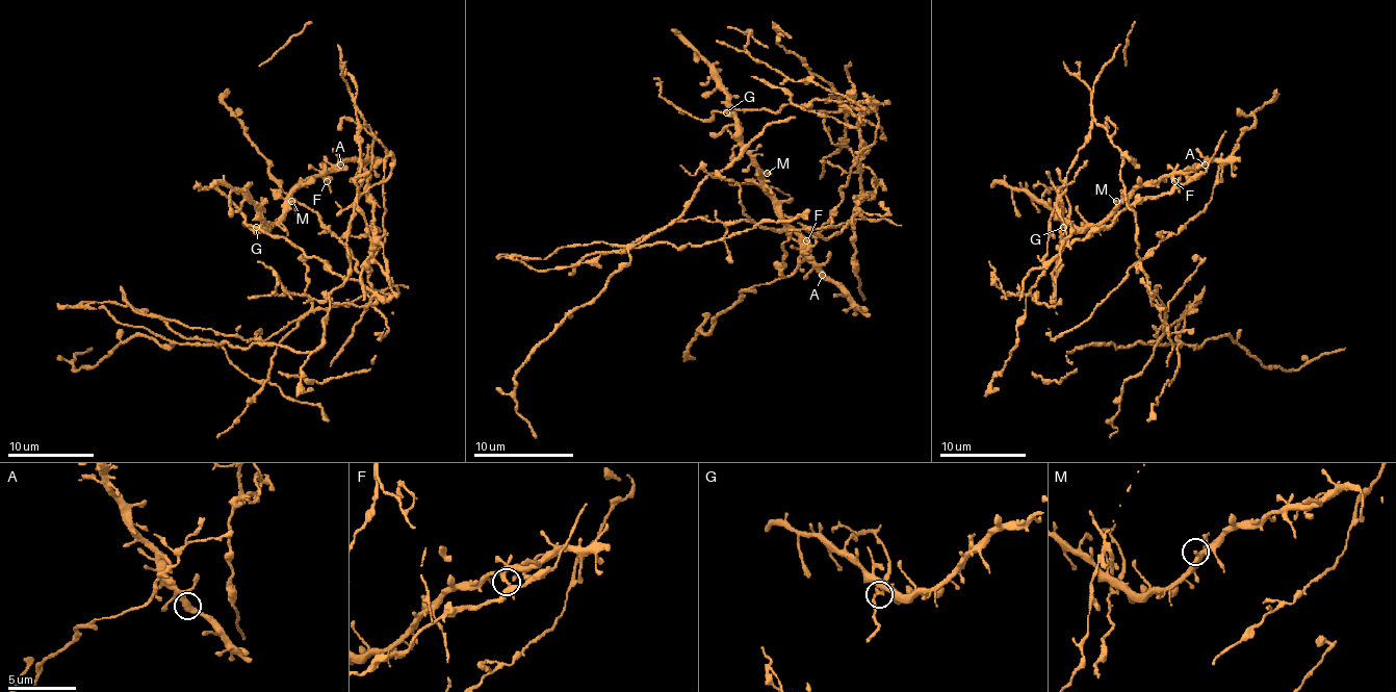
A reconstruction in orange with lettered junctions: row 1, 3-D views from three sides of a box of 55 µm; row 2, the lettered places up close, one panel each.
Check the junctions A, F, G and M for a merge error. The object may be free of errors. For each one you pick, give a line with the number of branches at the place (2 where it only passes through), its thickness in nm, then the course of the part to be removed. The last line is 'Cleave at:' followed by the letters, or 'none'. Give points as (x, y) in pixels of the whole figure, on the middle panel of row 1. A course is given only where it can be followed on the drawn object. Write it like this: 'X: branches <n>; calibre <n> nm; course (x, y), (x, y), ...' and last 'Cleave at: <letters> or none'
G: branches 3; calibre 200 nm; course (727, 113), (881, 103), (842, 106), (874, 198), (530, 258), (629, 253), (519, 368), (537, 438)
Cleave at: G

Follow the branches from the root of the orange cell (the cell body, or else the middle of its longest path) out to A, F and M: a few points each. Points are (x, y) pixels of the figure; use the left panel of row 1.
A: (385, 237), (385, 147), (363, 123), (357, 209), (383, 247), (391, 293), (261, 229), (339, 163)
F: (385, 237), (385, 147), (363, 123), (357, 209), (383, 247), (391, 293), (261, 229), (301, 185), (327, 181)
M: (385, 237), (385, 147), (363, 123), (357, 209), (383, 247), (391, 293), (267, 235), (261, 227), (291, 201)

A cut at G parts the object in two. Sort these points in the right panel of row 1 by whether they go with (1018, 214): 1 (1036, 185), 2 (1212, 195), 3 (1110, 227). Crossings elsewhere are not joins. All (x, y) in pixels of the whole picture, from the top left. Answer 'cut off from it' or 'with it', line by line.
1: cut off from it
2: cut off from it
3: cut off from it

